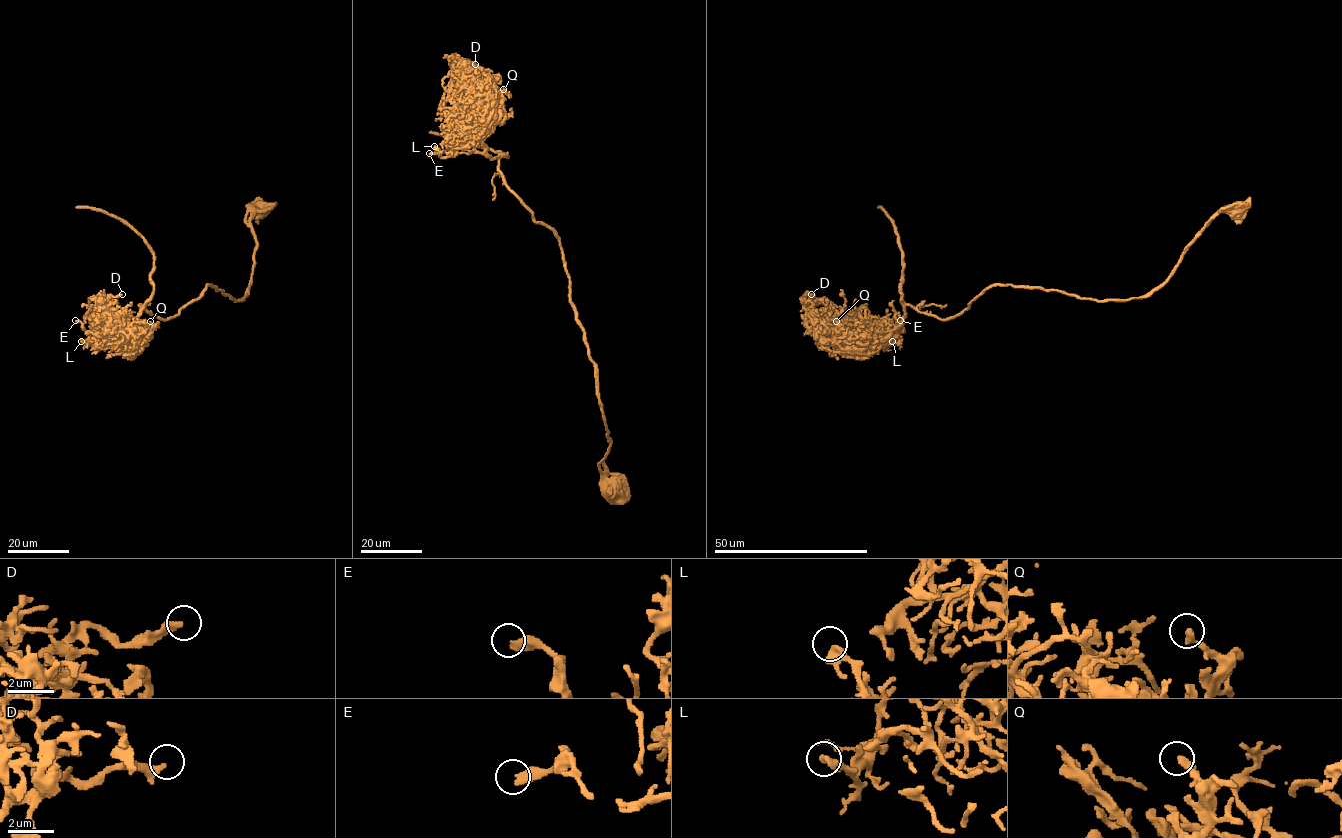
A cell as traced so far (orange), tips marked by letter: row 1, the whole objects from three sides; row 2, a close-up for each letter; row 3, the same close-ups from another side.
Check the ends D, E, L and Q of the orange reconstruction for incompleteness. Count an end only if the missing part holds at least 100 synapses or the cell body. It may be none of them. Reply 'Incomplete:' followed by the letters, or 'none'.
Incomplete: none

